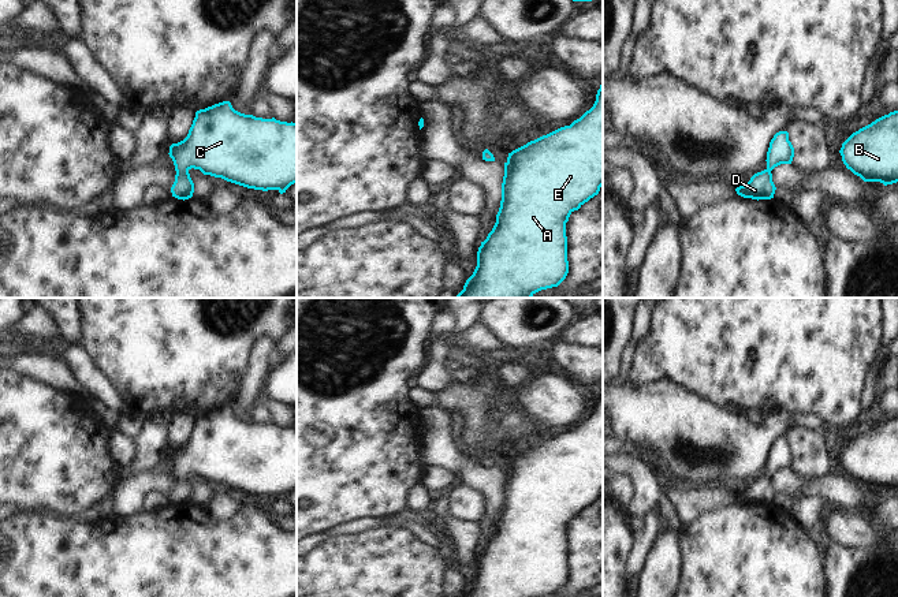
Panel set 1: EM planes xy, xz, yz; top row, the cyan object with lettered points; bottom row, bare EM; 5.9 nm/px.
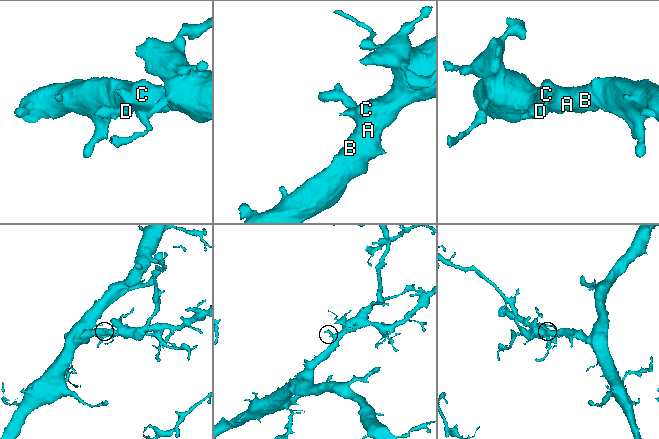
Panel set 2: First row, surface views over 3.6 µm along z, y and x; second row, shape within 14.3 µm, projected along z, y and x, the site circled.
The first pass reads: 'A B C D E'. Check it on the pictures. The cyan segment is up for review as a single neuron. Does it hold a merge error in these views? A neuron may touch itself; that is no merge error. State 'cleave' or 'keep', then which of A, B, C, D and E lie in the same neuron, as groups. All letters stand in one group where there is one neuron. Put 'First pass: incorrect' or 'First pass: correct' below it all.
keep; A B C D E
First pass: correct

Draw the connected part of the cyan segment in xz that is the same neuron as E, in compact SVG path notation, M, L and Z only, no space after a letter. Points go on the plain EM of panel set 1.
M603 388L593 413L570 432L508 459L496 529L477 557L477 572L462 597L541 597L558 593L569 579L566 529L603 492Z

